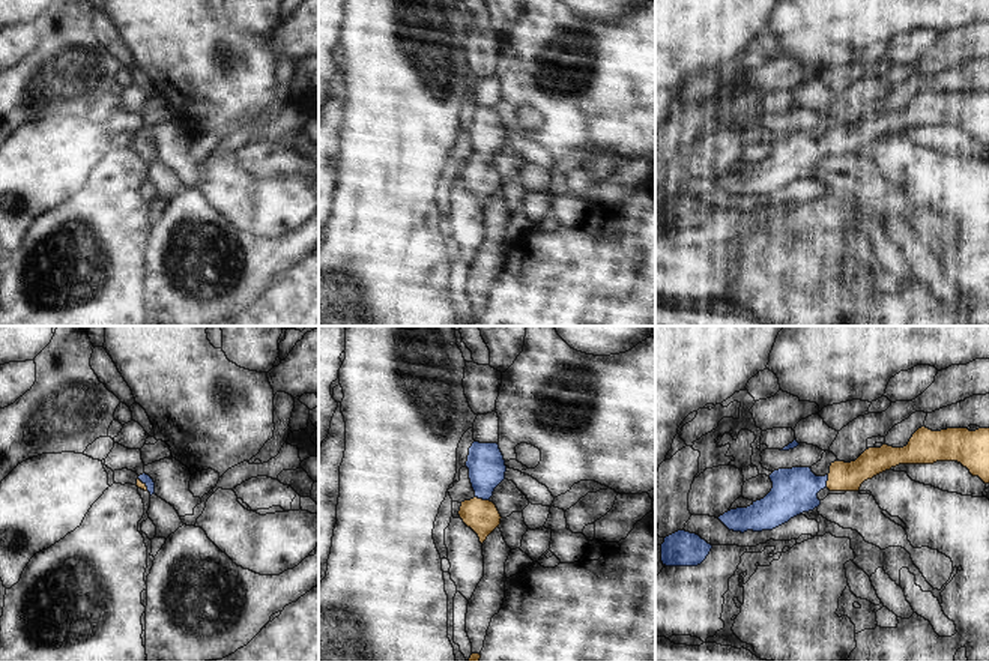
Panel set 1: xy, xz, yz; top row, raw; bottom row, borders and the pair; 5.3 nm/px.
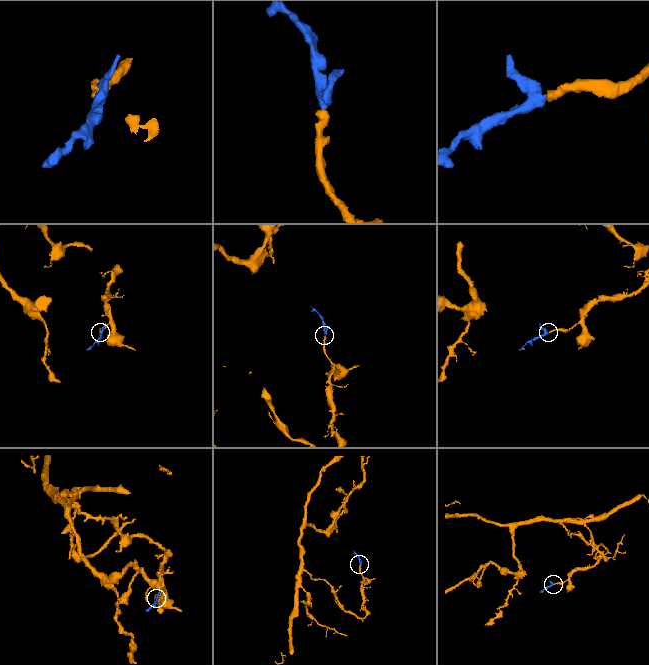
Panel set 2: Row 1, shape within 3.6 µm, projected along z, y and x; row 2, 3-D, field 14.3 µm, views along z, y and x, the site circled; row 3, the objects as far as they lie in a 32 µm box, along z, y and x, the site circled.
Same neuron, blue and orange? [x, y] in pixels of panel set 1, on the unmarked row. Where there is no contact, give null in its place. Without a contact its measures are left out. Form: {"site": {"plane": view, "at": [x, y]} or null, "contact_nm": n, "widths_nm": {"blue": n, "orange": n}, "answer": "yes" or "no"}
{"site": {"plane": "xz", "at": [483, 162]}, "contact_nm": 80, "widths_nm": {"blue": 200, "orange": 180}, "answer": "yes"}

